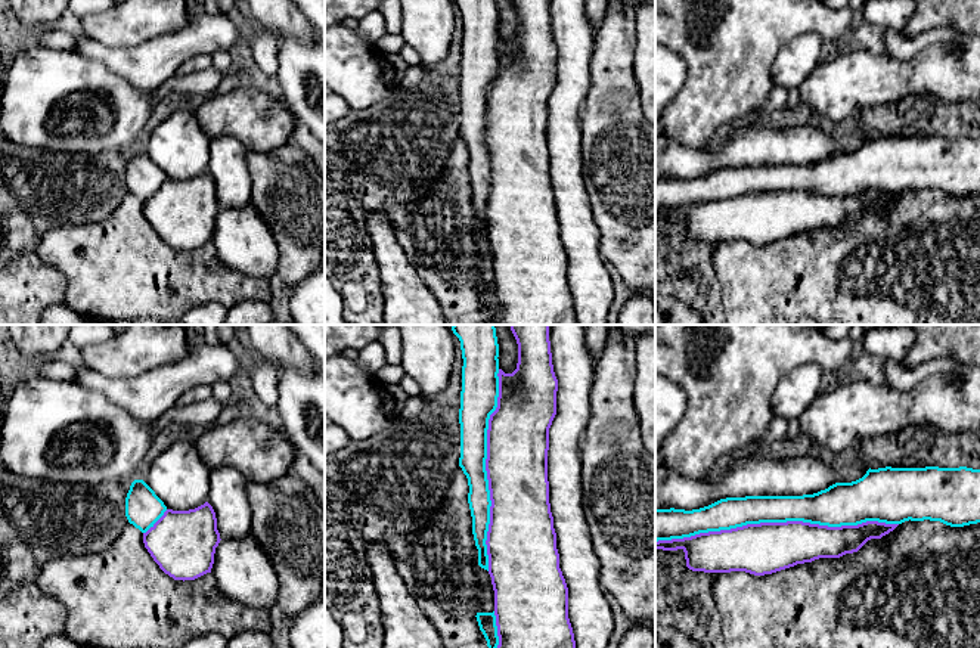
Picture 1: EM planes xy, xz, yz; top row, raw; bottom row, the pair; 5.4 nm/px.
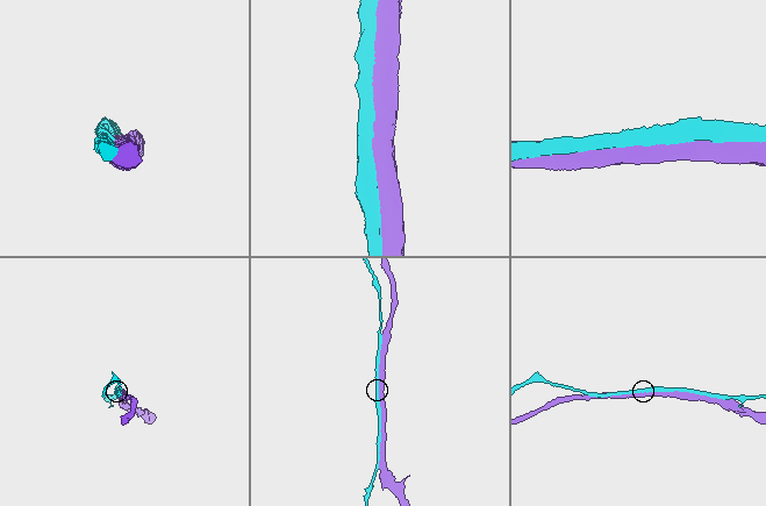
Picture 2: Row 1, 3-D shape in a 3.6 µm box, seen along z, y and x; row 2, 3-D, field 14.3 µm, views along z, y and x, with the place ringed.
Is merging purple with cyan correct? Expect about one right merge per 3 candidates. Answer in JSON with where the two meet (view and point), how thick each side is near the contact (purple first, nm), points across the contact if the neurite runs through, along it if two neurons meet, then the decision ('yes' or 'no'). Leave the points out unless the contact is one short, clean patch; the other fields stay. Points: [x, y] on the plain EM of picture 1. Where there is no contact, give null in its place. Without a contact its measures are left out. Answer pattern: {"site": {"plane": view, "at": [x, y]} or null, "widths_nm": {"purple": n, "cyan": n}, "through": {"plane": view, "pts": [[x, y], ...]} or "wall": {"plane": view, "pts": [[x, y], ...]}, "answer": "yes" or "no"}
{"site": {"plane": "yz", "at": [777, 192]}, "widths_nm": {"purple": 280, "cyan": 180}, "answer": "yes"}

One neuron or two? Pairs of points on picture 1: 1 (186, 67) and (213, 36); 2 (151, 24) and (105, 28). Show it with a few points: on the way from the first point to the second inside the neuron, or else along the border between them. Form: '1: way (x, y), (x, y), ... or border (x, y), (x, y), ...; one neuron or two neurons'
1: border (208, 52), (188, 58), (173, 76); two neurons
2: way (139, 24), (117, 27); one neuron

